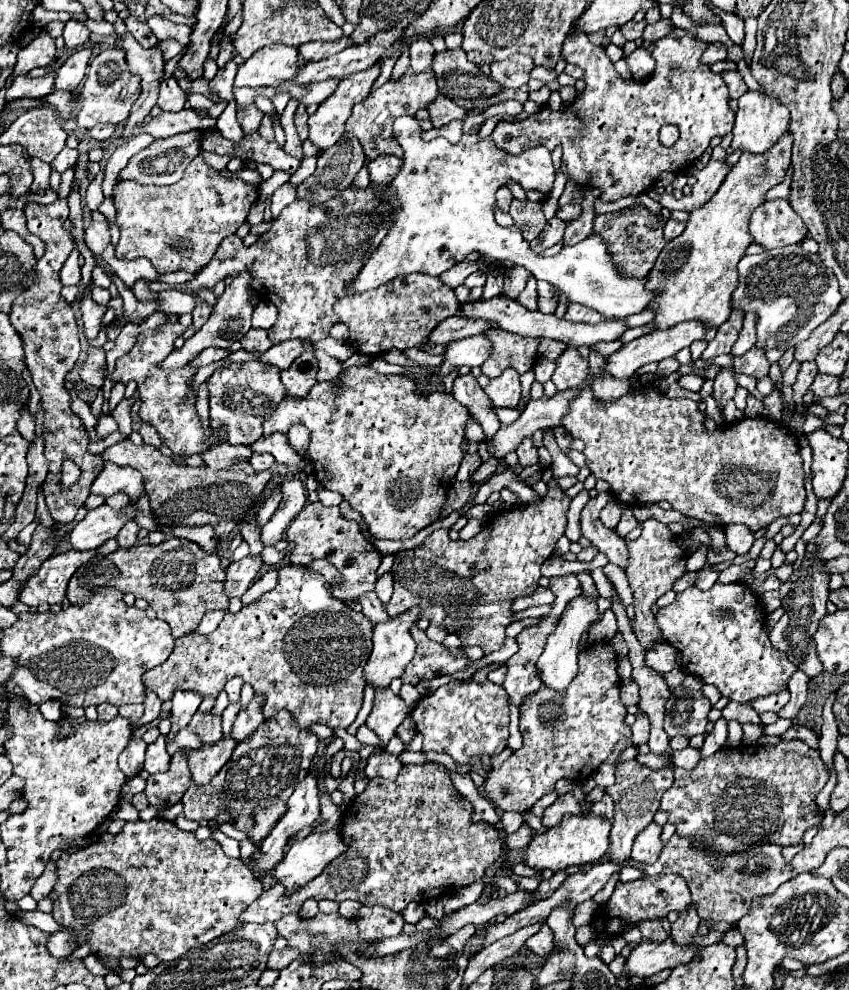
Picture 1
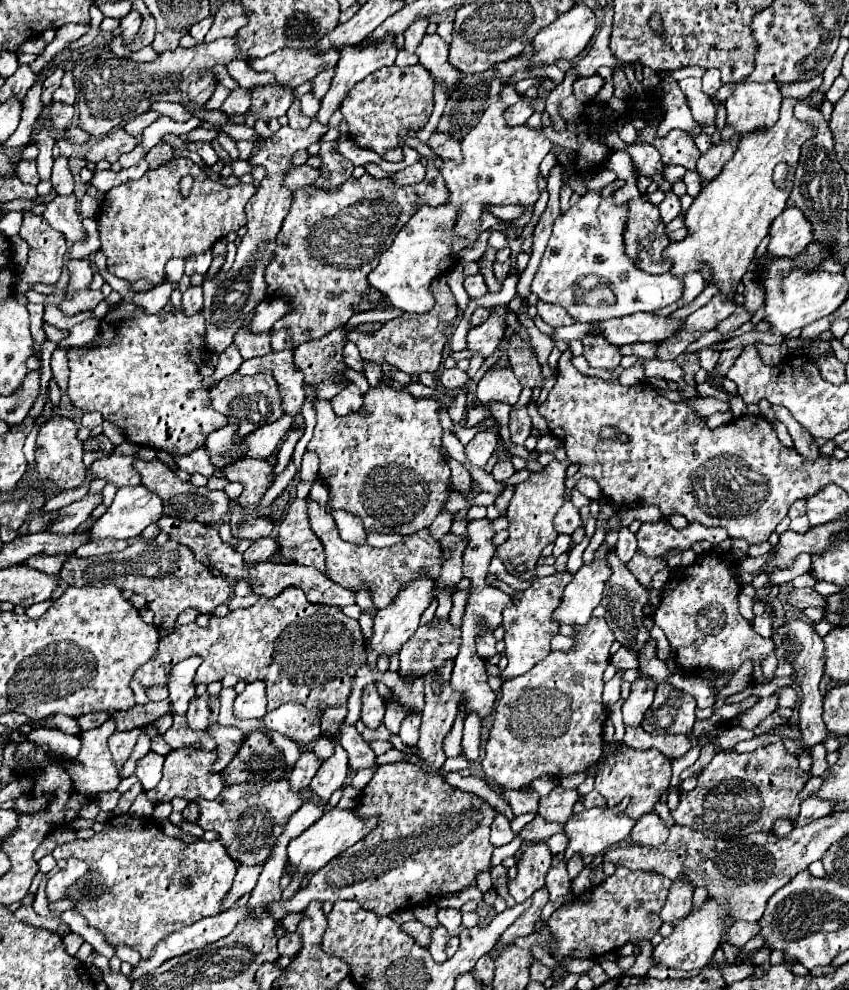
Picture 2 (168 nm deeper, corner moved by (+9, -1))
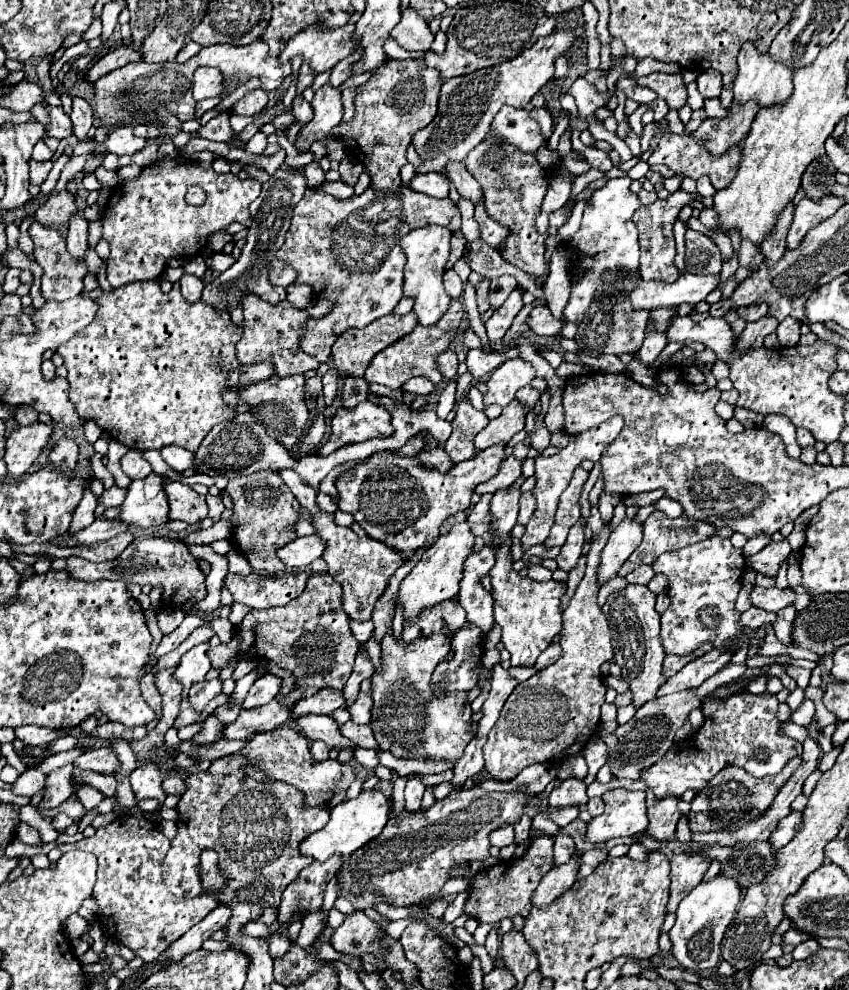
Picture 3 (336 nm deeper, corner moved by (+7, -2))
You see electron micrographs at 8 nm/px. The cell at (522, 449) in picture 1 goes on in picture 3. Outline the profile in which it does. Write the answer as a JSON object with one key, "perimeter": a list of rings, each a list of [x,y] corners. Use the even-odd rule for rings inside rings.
{"perimeter":[[[528,385],[528,387],[522,387],[522,391],[518,391],[516,399],[518,399],[524,407],[528,407],[528,409],[532,411],[534,405],[538,403],[538,399],[540,399],[540,393]]]}

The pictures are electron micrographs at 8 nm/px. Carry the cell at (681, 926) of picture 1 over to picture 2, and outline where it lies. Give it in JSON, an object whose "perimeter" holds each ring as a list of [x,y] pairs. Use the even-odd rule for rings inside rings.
{"perimeter":[[[680,874],[680,878],[674,880],[670,886],[670,894],[666,898],[664,908],[660,910],[660,918],[670,924],[676,924],[678,920],[682,920],[692,910],[692,894],[694,894],[692,882],[688,884],[684,874]]]}

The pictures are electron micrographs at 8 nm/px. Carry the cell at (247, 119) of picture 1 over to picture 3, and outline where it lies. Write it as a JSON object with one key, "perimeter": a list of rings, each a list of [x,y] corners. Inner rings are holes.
{"perimeter":[[[116,47],[114,51],[106,53],[102,59],[98,59],[94,63],[94,67],[88,71],[88,79],[90,81],[96,81],[98,77],[118,69],[118,67],[124,67],[126,63],[140,63],[142,61],[142,53],[132,49],[132,47]]]}

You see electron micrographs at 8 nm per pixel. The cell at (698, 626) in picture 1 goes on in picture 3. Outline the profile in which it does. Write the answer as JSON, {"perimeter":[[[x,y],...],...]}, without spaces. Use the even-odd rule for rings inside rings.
{"perimeter":[[[710,537],[674,553],[662,553],[656,559],[656,571],[664,573],[670,581],[670,607],[662,613],[660,631],[660,641],[666,653],[690,655],[704,643],[712,643],[714,649],[722,649],[726,653],[736,653],[742,647],[740,643],[732,645],[730,641],[750,641],[748,647],[754,645],[756,629],[744,629],[740,625],[740,613],[734,607],[745,567],[742,551],[734,549],[730,539]]]}

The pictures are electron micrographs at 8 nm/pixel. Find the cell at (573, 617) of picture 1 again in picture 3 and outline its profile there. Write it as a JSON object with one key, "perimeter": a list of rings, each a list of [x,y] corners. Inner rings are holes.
{"perimeter":[[[624,519],[612,533],[602,549],[600,565],[596,571],[596,583],[602,587],[610,579],[618,577],[618,571],[622,563],[628,559],[628,555],[640,545],[642,541],[642,525],[634,519]]]}

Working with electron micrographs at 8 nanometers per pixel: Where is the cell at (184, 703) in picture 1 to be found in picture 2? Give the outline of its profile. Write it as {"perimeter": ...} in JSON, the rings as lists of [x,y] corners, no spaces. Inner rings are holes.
{"perimeter":[[[190,656],[182,662],[178,662],[170,672],[168,672],[168,690],[172,698],[172,710],[176,714],[184,714],[188,710],[188,702],[194,696],[196,684],[194,684],[194,674],[200,666],[200,658]]]}

